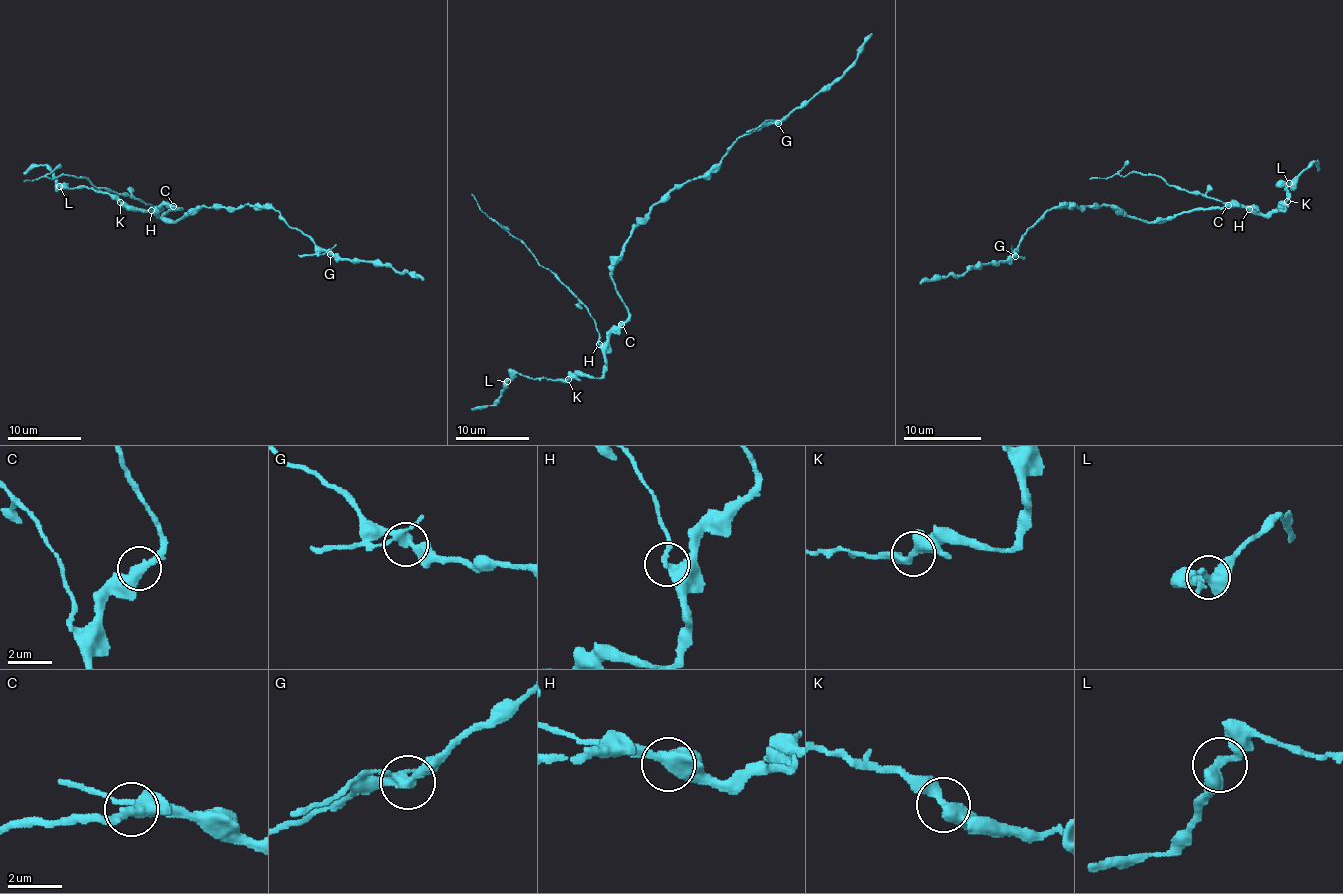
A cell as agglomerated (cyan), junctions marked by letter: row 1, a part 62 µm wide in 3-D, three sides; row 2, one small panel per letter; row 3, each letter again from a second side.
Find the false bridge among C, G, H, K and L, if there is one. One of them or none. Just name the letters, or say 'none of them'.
H

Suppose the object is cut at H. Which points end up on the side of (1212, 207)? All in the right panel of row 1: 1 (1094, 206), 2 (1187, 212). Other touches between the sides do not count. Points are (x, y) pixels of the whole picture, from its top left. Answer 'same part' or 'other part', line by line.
1: same part
2: same part

